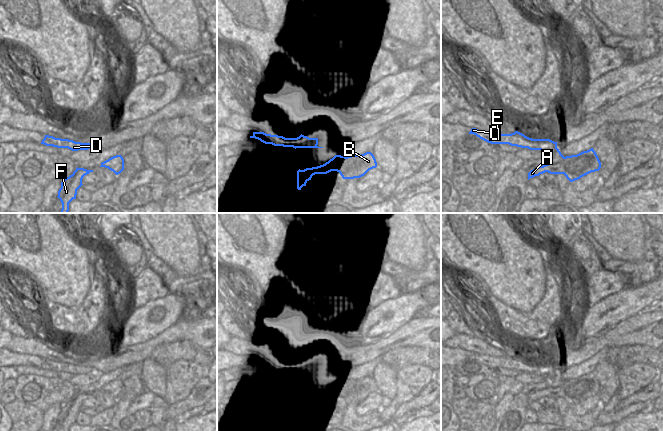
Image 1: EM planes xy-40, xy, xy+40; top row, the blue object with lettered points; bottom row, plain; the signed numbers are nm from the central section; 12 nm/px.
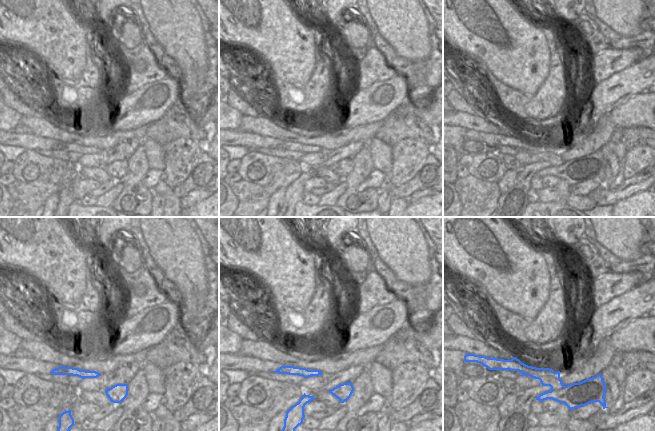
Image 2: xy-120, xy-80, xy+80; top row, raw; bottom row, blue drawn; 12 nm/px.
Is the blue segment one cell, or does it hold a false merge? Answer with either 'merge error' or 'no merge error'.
merge error

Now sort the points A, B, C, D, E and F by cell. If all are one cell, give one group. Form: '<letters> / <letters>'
A B F / C D E

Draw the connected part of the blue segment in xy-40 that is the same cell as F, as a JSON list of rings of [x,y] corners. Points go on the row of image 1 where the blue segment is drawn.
[[[77,167],[72,175],[62,180],[61,188],[59,189],[57,196],[62,203],[62,209],[60,213],[68,213],[69,203],[73,199],[76,199],[77,190],[83,185],[83,177],[90,172],[93,172],[93,170]]]

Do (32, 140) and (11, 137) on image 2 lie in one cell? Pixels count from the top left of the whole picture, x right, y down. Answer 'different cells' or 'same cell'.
same cell

